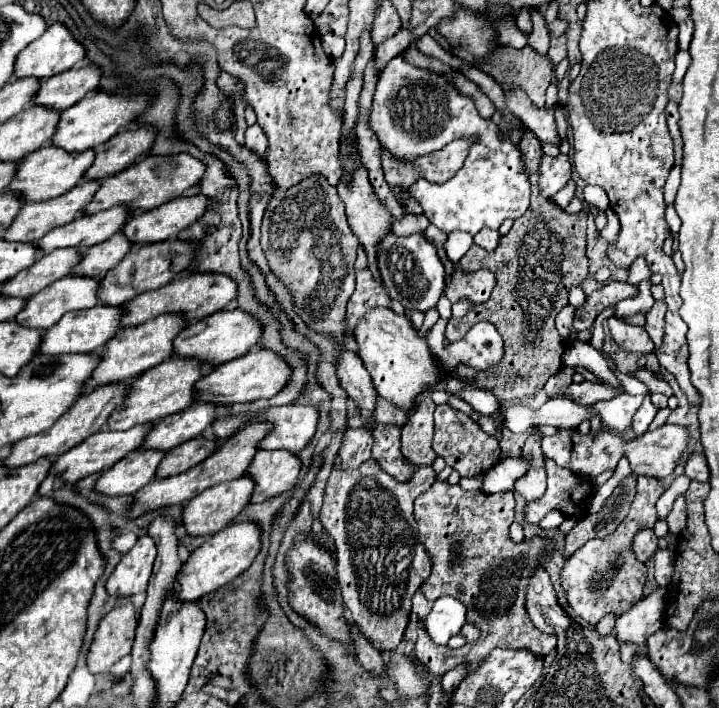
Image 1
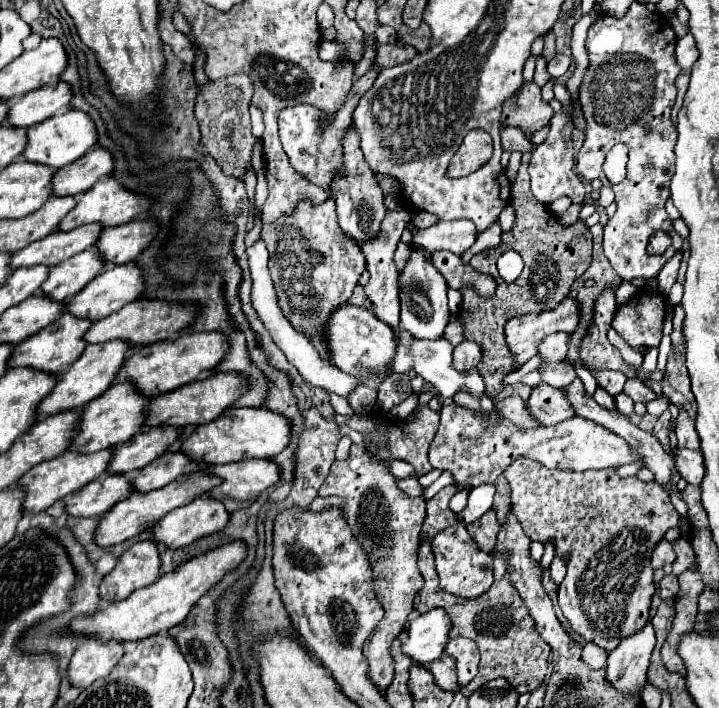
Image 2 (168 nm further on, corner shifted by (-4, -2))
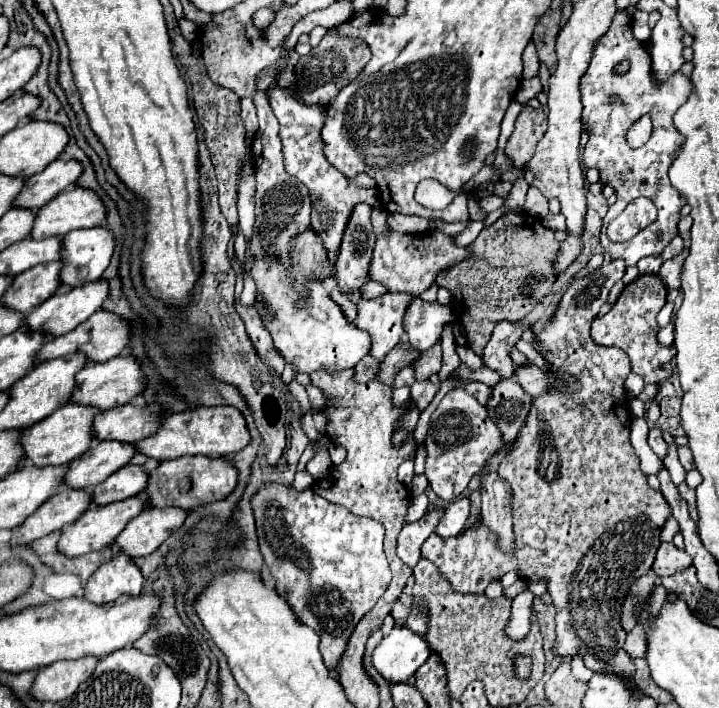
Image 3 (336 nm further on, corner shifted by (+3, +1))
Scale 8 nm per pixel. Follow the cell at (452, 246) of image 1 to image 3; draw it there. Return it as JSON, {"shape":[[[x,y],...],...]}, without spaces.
{"shape":[[[471,220],[471,222],[469,222],[469,226],[467,226],[463,232],[459,232],[459,234],[455,234],[455,236],[451,236],[451,238],[453,238],[455,246],[465,248],[465,246],[469,246],[469,244],[479,236],[479,232],[481,232],[483,228],[485,228],[485,226],[483,226],[483,222]]]}

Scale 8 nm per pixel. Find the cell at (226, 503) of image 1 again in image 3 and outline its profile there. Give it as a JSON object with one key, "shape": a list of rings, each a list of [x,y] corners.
{"shape":[[[165,506],[165,510],[145,510],[117,536],[115,550],[123,550],[133,558],[149,556],[183,526],[187,516],[187,510],[173,510],[173,506]]]}

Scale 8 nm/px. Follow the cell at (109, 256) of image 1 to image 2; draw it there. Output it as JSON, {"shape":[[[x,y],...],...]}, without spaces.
{"shape":[[[88,249],[64,263],[50,267],[50,273],[42,283],[40,291],[58,303],[68,301],[102,271],[104,261],[100,261],[100,253],[96,253],[96,249]]]}

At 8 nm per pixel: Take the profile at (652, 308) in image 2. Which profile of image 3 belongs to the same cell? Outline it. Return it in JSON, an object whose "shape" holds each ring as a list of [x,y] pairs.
{"shape":[[[655,274],[639,276],[635,282],[623,288],[613,308],[605,316],[597,318],[591,328],[591,336],[595,342],[603,346],[617,346],[631,358],[633,372],[639,374],[645,380],[645,384],[659,384],[671,376],[671,358],[675,356],[675,348],[659,346],[655,338],[659,330],[655,316],[665,306],[665,296],[667,288],[659,280],[659,276]]]}

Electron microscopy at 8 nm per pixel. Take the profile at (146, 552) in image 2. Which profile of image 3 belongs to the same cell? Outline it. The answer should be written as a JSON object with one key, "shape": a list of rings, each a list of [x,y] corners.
{"shape":[[[121,550],[87,580],[85,584],[85,598],[95,604],[113,602],[121,594],[137,596],[143,588],[143,574],[141,568],[129,558],[121,554]]]}

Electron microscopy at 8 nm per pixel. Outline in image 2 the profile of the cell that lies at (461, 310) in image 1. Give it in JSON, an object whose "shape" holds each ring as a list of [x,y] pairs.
{"shape":[[[412,245],[412,261],[408,261],[404,273],[400,273],[400,303],[402,303],[400,323],[414,339],[442,337],[450,317],[448,305],[446,305],[446,289],[448,289],[446,281],[440,275],[440,271],[432,265],[430,253],[426,253],[418,245]]]}

